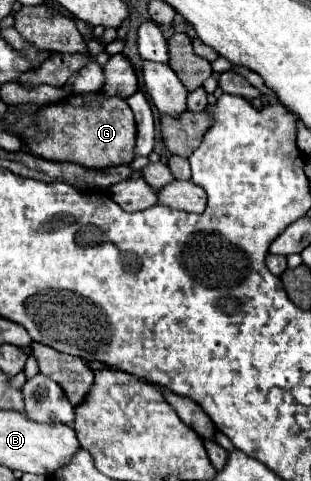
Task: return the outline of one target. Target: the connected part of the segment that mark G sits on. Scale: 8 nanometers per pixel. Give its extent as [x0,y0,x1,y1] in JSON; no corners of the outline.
[26,92,136,168]

